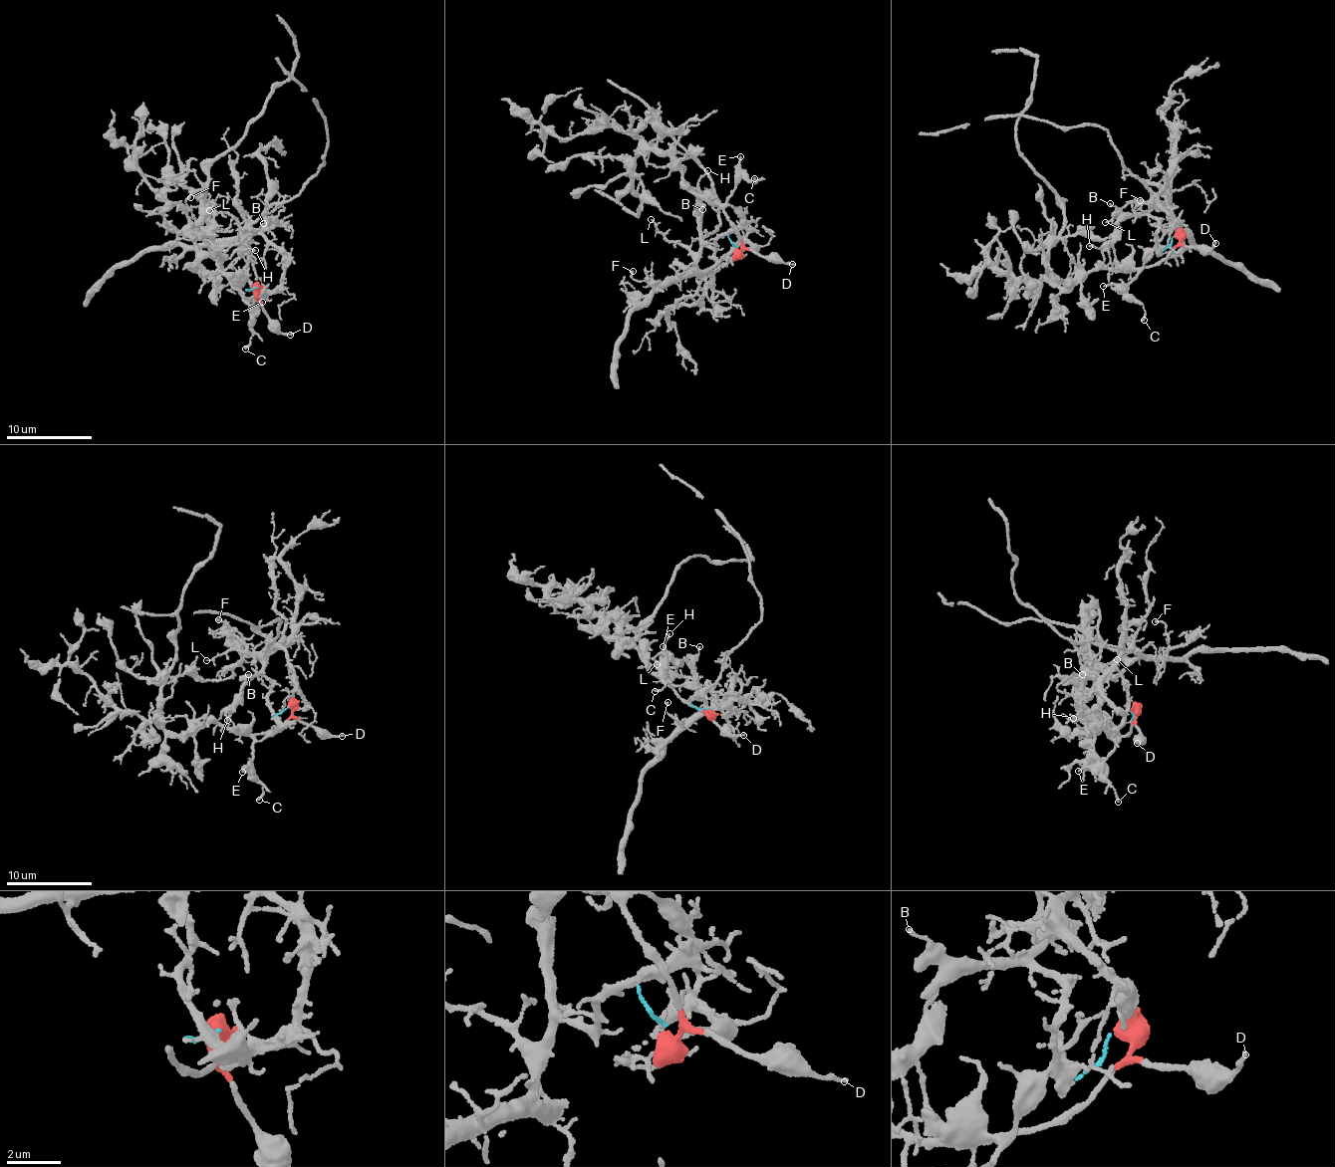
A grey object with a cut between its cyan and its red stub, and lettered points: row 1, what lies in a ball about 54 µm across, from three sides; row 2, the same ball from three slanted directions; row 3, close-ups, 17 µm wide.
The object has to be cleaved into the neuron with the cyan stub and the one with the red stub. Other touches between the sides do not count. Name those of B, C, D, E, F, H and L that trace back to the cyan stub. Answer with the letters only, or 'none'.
B, F, H, L

